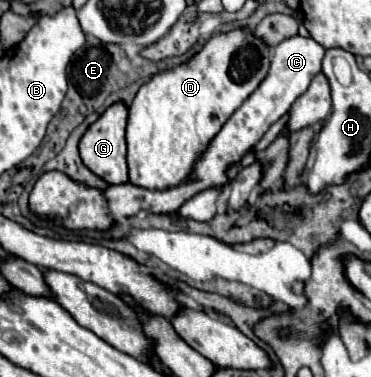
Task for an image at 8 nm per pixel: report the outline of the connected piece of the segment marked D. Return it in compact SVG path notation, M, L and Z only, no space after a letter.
M235 27L227 33L213 35L187 63L179 63L165 71L159 71L151 77L149 83L141 85L135 99L131 101L127 123L129 181L145 189L163 189L183 183L183 179L193 169L193 161L203 153L207 143L219 133L223 123L259 87L259 83L269 73L271 49L273 47L257 39L251 29Z

